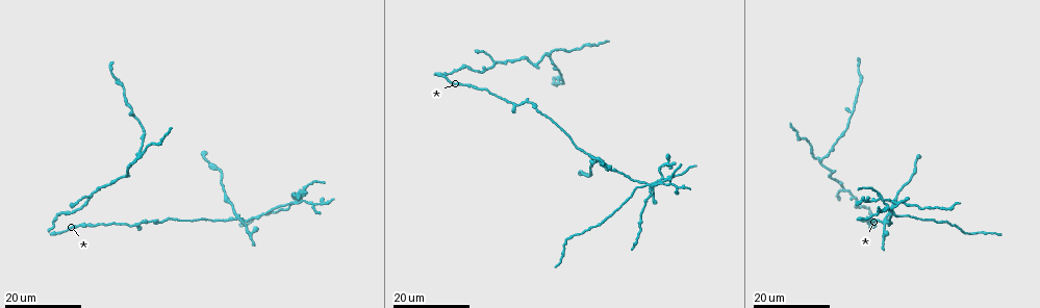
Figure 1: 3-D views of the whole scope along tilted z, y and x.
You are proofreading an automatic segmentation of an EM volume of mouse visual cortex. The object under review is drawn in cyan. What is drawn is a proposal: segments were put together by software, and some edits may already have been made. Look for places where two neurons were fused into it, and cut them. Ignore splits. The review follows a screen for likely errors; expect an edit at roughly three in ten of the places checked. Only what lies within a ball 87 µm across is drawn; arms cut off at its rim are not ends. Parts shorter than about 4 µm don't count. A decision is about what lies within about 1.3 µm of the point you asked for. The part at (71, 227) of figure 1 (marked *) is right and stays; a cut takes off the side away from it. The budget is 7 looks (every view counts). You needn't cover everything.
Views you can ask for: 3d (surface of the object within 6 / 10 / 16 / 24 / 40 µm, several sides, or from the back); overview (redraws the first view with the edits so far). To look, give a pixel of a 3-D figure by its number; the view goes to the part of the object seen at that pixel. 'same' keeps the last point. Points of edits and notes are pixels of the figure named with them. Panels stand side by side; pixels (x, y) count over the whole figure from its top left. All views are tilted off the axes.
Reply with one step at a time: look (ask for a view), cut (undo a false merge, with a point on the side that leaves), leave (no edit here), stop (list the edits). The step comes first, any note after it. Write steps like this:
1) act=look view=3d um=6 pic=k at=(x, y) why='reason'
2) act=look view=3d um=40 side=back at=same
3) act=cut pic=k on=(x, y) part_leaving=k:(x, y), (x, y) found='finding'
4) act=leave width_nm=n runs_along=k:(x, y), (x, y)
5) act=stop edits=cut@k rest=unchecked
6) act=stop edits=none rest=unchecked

act=look view=3d um=16 pic=1 at=(550, 53) why='arms part here'

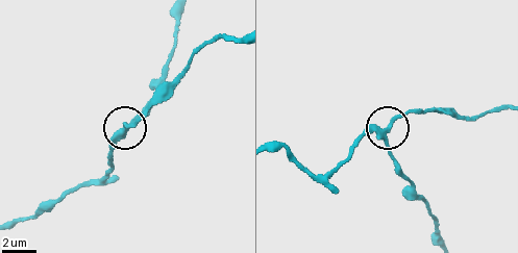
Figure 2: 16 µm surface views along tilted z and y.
act=look view=3d um=10 pic=2 at=(383, 138) why='closer look'

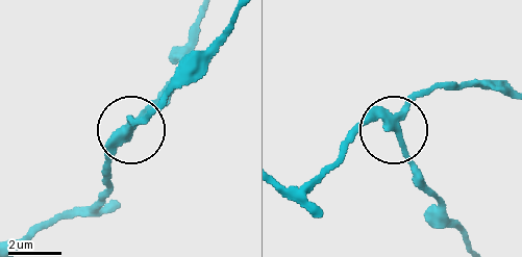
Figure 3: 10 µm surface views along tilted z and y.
act=leave arms=3 found='all the same neuron'

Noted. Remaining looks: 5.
act=look view=3d um=16 pic=1 at=(241, 220) why='four arms meet'

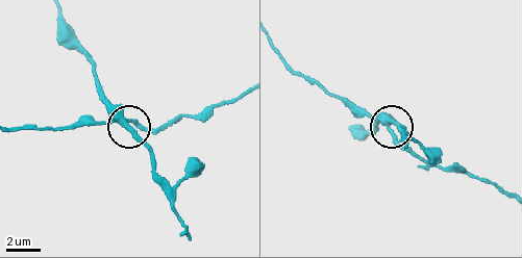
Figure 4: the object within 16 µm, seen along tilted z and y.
act=look view=3d um=6 pic=4 at=(122, 118)

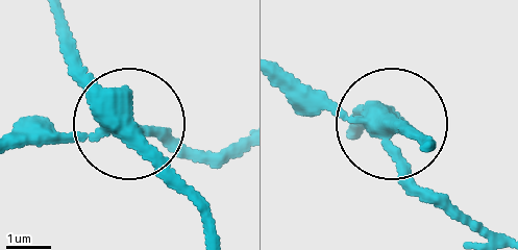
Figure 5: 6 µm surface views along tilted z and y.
act=cut pic=5 on=(155, 175) part_leaving=5:(118, 118), (67, 19) found='a second neuron is stuck on'

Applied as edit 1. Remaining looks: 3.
act=look view=3d um=24 pic=1 at=(672, 184) why='arms part here'

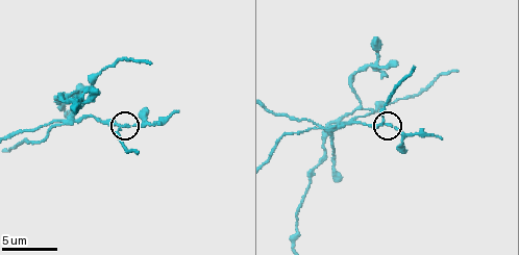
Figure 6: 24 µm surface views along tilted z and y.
act=look view=3d um=6 pic=6 at=(382, 120) why='zoom in'

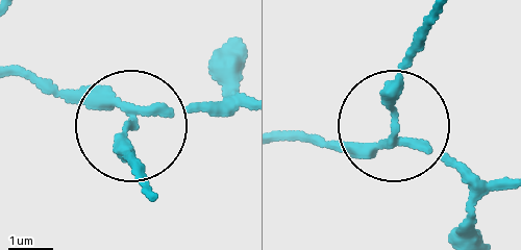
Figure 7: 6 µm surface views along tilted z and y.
act=cut pic=7 on=(393, 99) side_arm_um=6 arms=3 found='two neurons meet here'

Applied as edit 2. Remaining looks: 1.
act=stop edits=cut@5,cut@7 rest=unchecked

